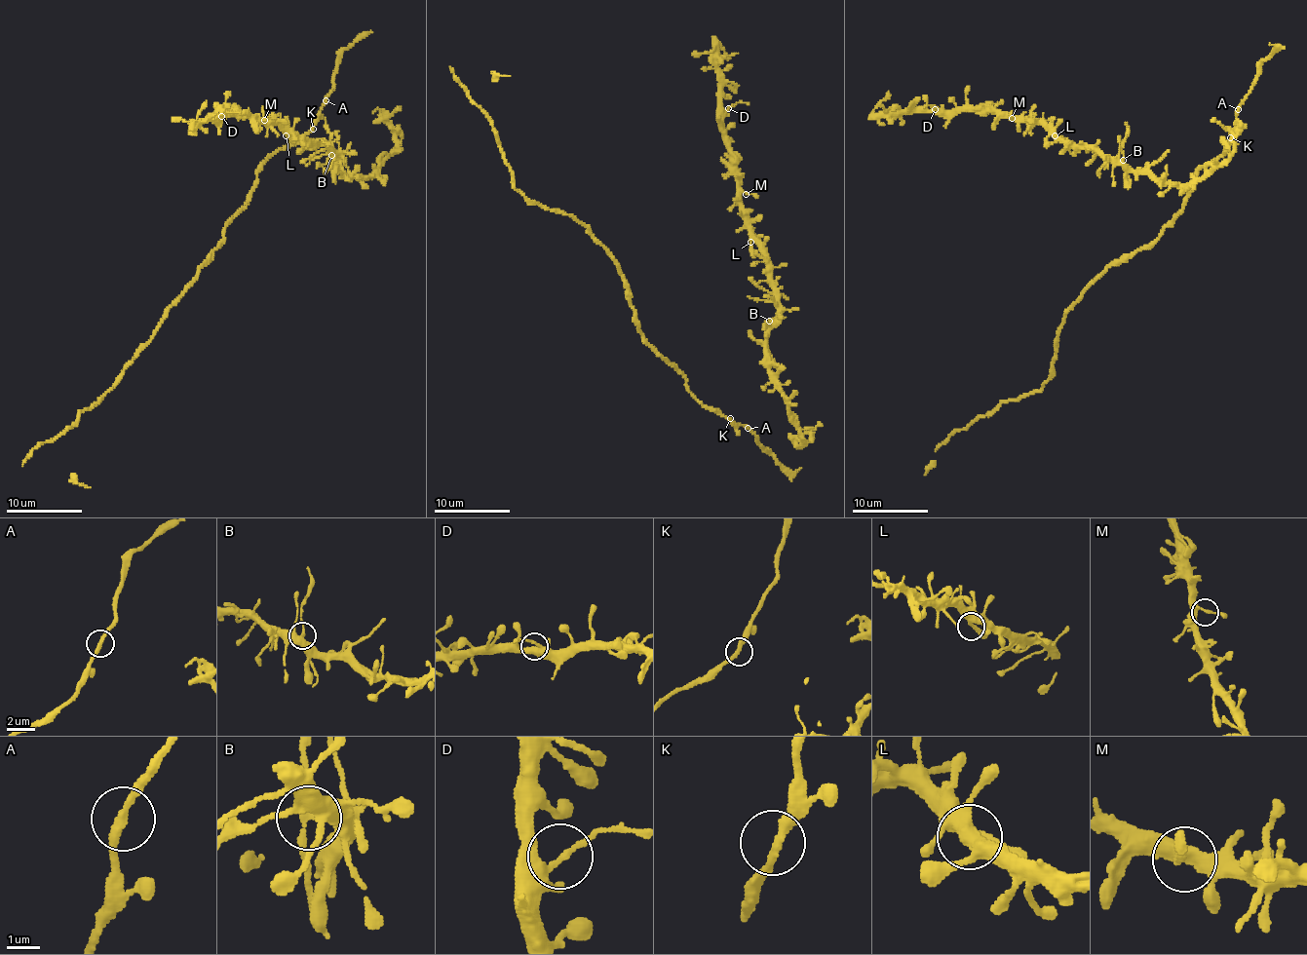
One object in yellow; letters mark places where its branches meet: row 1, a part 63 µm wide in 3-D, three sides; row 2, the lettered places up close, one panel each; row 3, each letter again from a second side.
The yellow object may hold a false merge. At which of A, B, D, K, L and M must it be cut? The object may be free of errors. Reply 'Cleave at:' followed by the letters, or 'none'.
Cleave at: B

